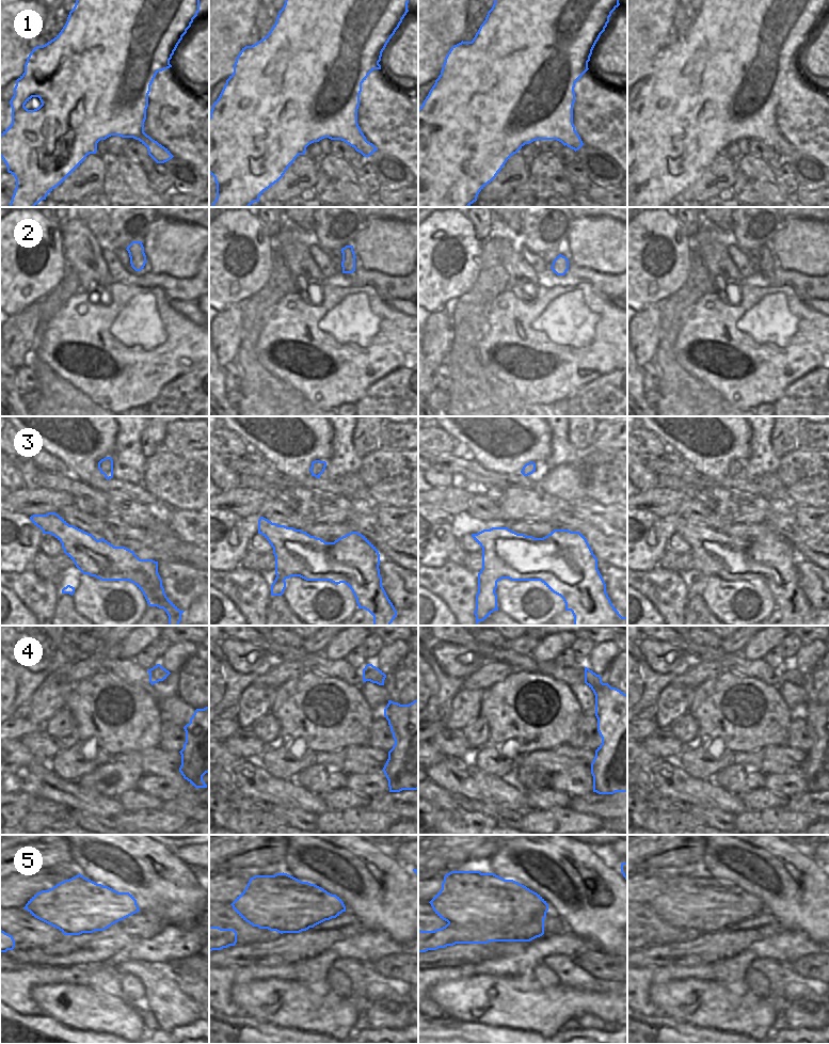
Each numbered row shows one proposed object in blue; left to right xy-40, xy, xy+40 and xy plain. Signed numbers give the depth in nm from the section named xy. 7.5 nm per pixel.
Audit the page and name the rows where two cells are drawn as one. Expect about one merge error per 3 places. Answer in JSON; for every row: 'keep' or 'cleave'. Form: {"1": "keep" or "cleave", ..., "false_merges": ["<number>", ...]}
{"1": "cleave", "2": "keep", "3": "keep", "4": "keep", "5": "cleave", "false_merges": ["1", "5"]}

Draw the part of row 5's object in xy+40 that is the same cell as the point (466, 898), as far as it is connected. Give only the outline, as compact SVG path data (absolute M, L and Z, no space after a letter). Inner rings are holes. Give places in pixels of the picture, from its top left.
M456 870L445 874L442 889L429 903L435 914L448 923L468 927L479 922L492 931L513 929L517 923L526 924L548 911L546 901L526 886L480 871Z

